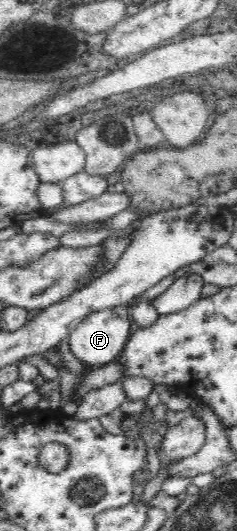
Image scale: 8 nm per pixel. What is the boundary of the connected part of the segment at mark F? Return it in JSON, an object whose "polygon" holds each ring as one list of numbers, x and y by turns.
{"polygon":[[127,304,115,305,113,308,106,308,99,312,92,312,83,319,83,322,68,336,70,349,73,355,85,364,96,366,106,365,117,361,118,356,123,352,132,333,131,317,127,311]]}

